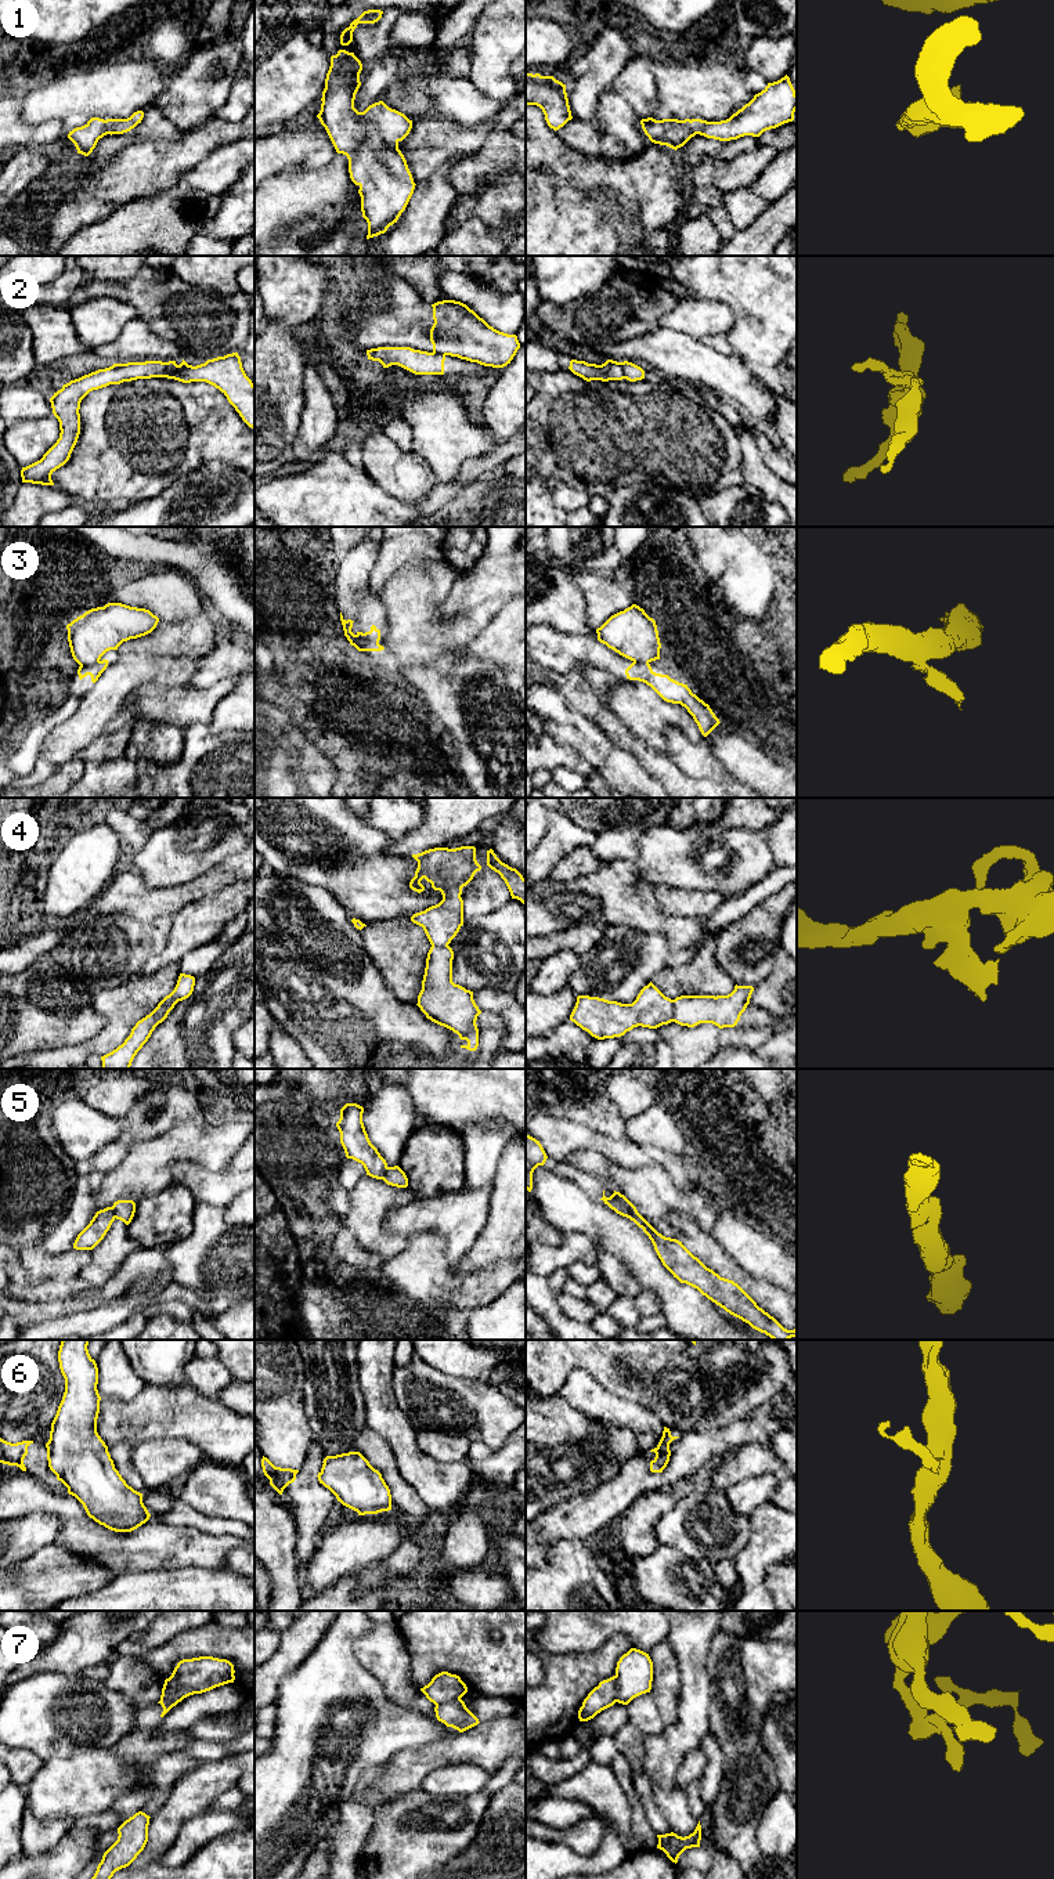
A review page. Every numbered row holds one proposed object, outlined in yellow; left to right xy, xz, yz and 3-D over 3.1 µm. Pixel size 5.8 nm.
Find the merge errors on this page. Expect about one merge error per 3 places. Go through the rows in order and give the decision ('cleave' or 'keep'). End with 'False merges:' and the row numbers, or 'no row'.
1: keep
2: cleave
3: cleave
4: cleave
5: keep
6: cleave
7: cleave
False merges: 2, 3, 4, 6, 7

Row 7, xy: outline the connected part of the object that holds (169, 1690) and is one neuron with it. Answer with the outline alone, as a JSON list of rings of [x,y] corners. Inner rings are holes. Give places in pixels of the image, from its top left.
[[[173,1677],[165,1680],[160,1701],[158,1702],[163,1708],[160,1717],[163,1717],[172,1709],[170,1702],[173,1696],[177,1694],[177,1687],[178,1684]]]

